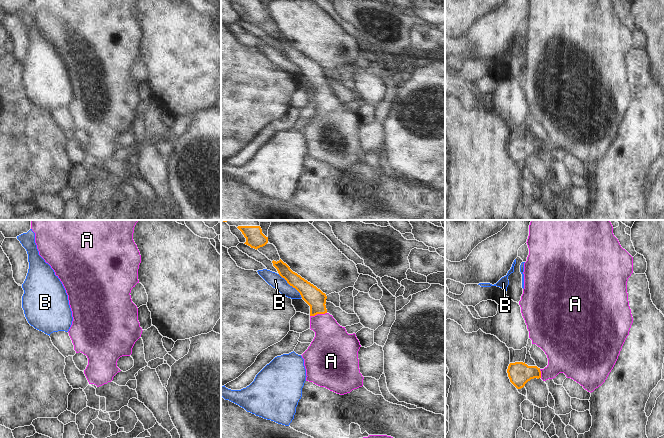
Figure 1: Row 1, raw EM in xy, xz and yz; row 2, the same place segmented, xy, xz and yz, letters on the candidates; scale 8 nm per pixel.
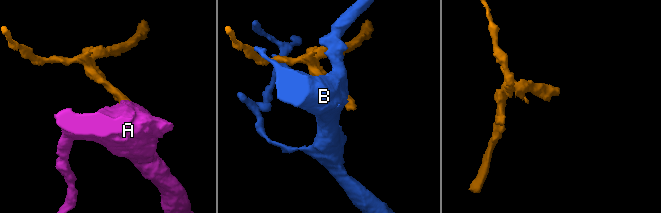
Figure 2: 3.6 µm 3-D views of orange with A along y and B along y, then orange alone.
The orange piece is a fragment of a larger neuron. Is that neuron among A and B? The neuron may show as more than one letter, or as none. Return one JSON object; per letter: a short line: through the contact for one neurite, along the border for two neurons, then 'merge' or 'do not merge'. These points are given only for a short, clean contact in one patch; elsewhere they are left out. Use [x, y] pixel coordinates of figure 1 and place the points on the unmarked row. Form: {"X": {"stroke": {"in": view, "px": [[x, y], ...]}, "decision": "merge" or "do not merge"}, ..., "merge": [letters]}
{"A": {"stroke": {"in": "xz", "px": [[315, 74], [318, 89], [331, 117]]}, "decision": "merge"}, "B": {"stroke": {"in": "xz", "px": [[278, 50], [302, 73]]}, "decision": "do not merge"}, "merge": ["A"]}

